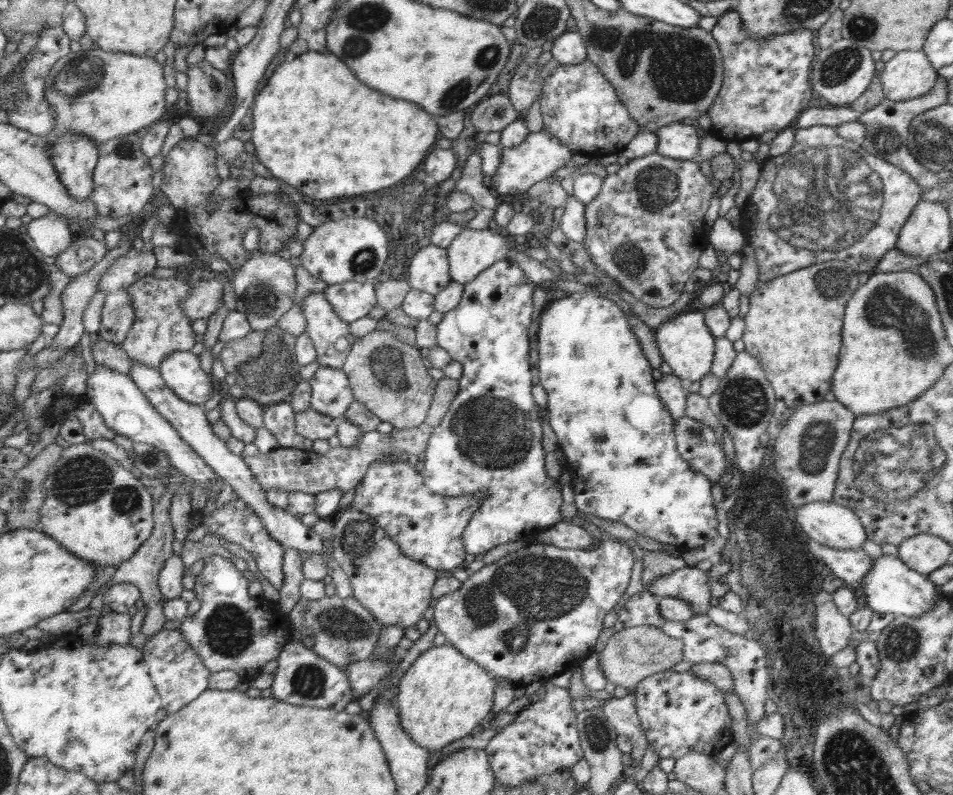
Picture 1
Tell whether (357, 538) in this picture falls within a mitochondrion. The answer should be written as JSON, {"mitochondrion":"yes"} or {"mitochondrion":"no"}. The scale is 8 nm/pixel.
{"mitochondrion":"yes"}

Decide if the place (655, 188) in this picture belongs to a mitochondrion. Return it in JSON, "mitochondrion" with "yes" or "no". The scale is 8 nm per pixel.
{"mitochondrion":"yes"}

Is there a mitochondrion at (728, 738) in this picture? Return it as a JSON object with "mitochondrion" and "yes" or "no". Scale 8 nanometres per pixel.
{"mitochondrion":"no"}

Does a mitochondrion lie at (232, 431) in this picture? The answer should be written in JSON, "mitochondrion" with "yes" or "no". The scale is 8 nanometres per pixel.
{"mitochondrion":"no"}

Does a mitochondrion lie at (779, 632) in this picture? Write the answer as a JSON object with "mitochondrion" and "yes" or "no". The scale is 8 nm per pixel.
{"mitochondrion":"no"}

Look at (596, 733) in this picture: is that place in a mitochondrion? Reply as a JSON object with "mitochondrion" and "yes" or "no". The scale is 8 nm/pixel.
{"mitochondrion":"yes"}

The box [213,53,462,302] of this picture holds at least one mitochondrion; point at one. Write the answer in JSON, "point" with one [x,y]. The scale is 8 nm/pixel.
{"point":[364,260]}

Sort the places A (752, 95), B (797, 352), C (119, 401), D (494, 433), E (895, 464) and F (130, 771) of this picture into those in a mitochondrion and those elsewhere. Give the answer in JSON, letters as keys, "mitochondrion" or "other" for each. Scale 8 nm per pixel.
{"A":"other","B":"other","C":"other","D":"mitochondrion","E":"mitochondrion","F":"other"}

